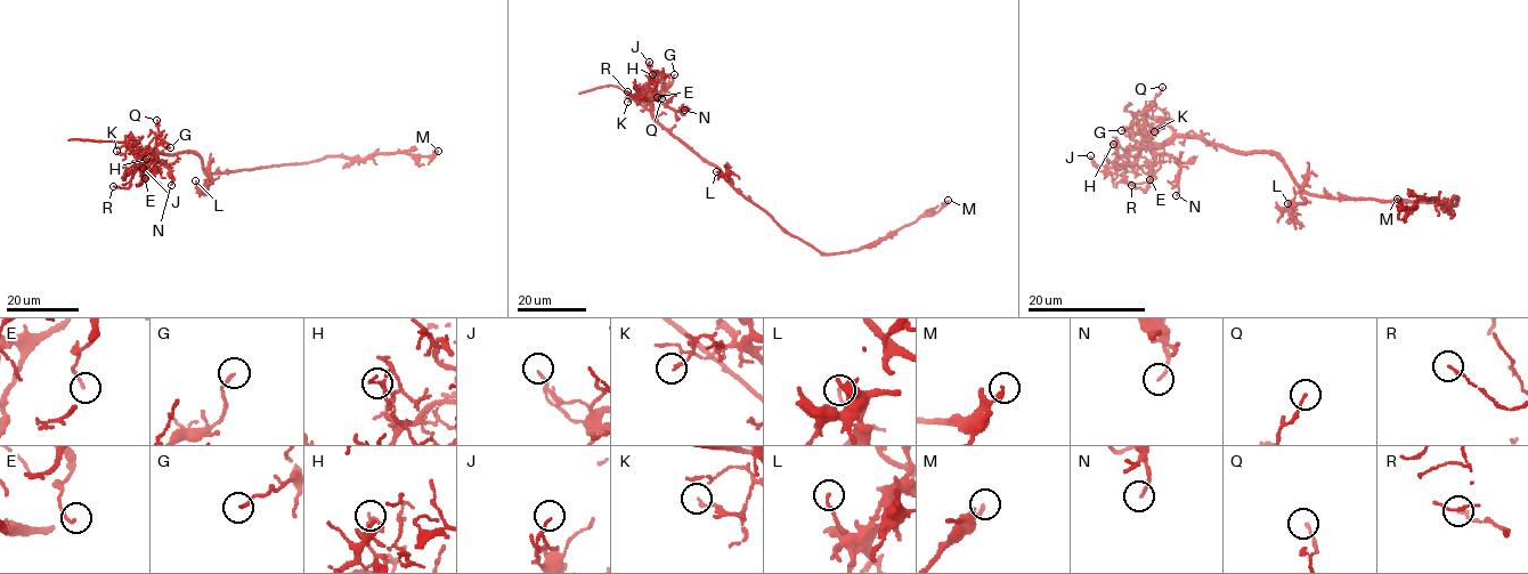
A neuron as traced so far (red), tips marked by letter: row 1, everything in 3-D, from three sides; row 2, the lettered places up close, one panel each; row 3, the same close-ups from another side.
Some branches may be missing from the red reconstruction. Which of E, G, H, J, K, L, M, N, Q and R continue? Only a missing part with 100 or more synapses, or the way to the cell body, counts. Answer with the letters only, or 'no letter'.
no letter

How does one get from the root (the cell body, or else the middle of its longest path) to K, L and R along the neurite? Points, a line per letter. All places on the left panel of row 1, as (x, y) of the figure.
K: (233, 171), (209, 175), (201, 159), (190, 152), (145, 150), (138, 156), (128, 148), (124, 153), (116, 151)
L: (233, 171), (205, 172), (210, 178), (200, 188), (195, 180)
R: (233, 171), (209, 175), (201, 159), (190, 152), (141, 151), (143, 164), (130, 185), (113, 186)

